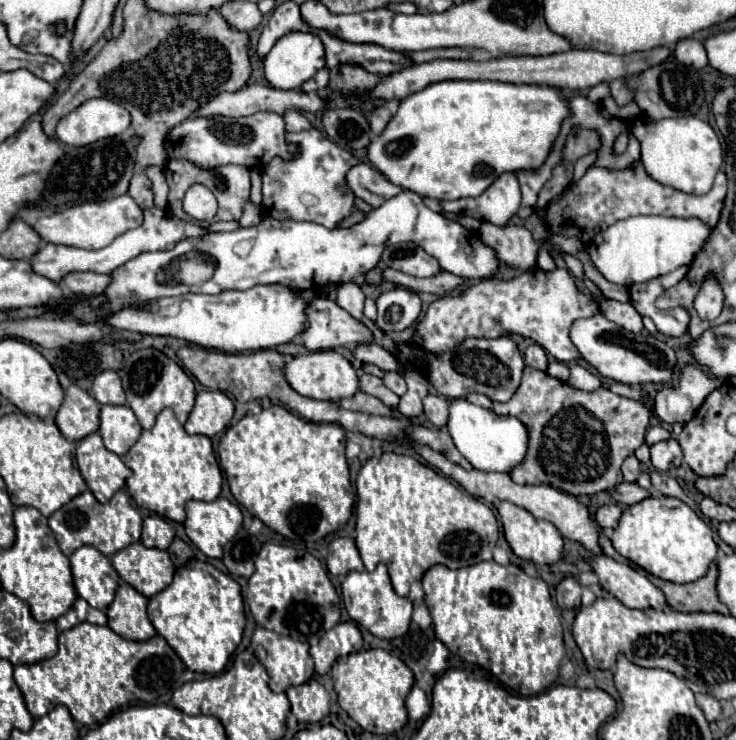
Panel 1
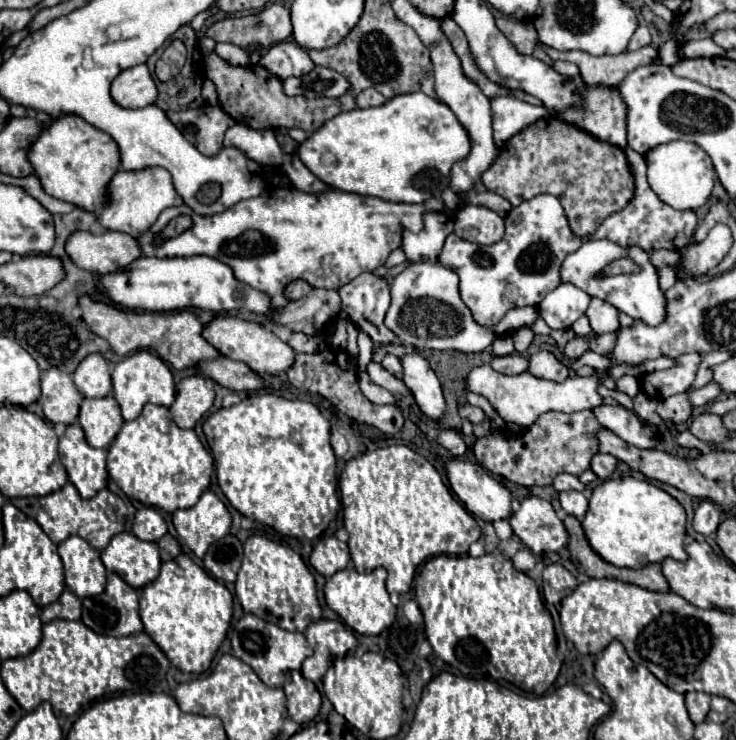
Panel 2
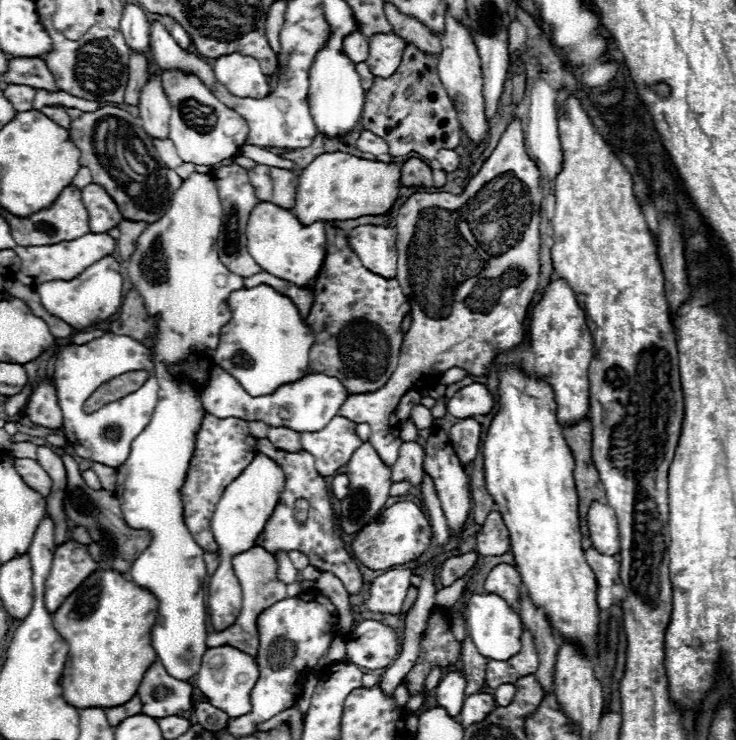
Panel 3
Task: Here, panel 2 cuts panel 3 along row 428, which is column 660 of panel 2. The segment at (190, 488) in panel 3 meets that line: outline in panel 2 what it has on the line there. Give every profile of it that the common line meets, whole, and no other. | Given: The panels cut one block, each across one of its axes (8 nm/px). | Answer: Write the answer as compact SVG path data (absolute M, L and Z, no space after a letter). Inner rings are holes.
M624 150L628 166L632 170L634 182L636 182L636 192L634 198L628 202L628 206L612 216L608 216L598 230L594 232L596 238L606 238L612 240L624 248L628 246L640 246L642 250L658 250L658 248L668 248L668 250L682 250L686 244L690 244L698 218L692 210L674 210L672 206L664 204L648 186L646 182L646 160L642 154L636 154L636 150Z

